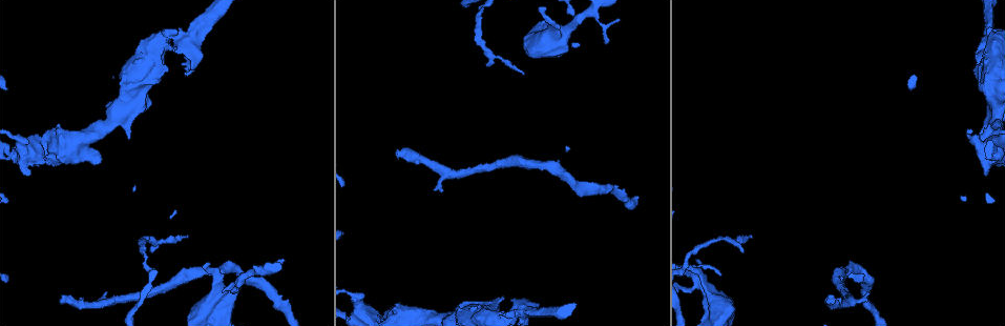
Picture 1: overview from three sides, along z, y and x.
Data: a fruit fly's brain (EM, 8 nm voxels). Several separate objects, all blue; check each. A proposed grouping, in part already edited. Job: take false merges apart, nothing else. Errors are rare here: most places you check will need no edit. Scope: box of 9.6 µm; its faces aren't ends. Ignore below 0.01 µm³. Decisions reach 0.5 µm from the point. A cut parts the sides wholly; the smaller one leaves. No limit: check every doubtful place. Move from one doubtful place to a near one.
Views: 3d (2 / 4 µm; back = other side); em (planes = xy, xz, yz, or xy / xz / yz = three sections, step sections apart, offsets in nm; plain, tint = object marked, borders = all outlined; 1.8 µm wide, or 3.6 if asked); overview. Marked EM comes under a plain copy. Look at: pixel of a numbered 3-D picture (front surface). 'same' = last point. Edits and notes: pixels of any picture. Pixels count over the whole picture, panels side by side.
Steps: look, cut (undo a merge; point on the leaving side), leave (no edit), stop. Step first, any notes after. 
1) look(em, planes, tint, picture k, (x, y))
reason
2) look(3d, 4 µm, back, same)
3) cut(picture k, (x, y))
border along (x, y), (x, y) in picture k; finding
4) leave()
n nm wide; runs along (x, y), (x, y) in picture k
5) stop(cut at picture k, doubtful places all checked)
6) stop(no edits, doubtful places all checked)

look(em, planes, tint, picture 1, (187, 38))
arms part here

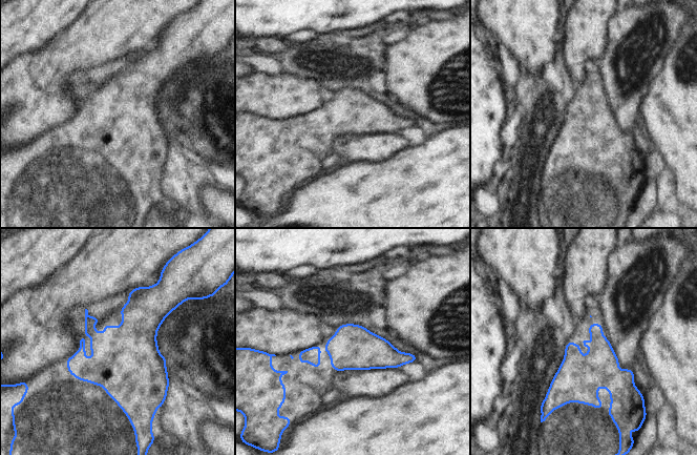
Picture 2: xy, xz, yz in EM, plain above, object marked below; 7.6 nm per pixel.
leave()
all the same neuron

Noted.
look(3d, 4 µm, picture 1, (980, 148))
thin arm on a thick one

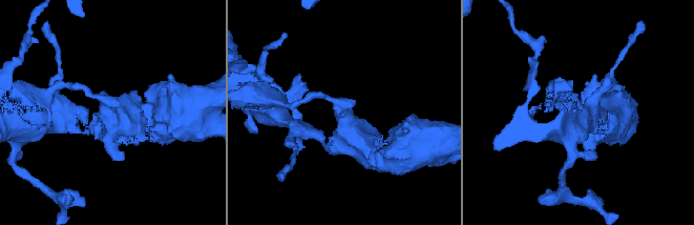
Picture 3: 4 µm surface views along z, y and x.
look(em, planes, borders, picture 3, (346, 123))
need the tissue

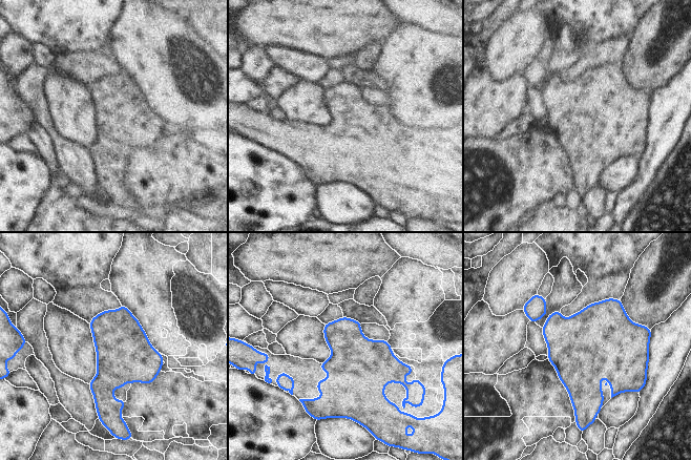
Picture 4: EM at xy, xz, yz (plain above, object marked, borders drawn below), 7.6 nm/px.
leave()
continuous, no second neuron

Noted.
look(3d, 2 µm, picture 1, (689, 271))
thick turns thin

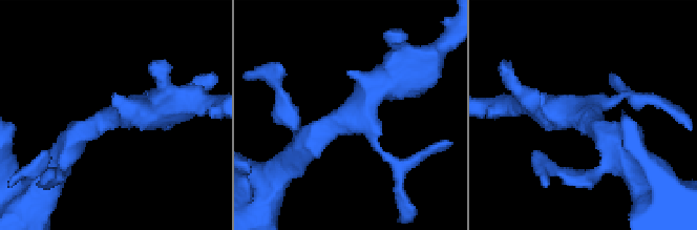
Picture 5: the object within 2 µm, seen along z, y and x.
look(em, yz, step 4, tint, picture 5, (347, 119))

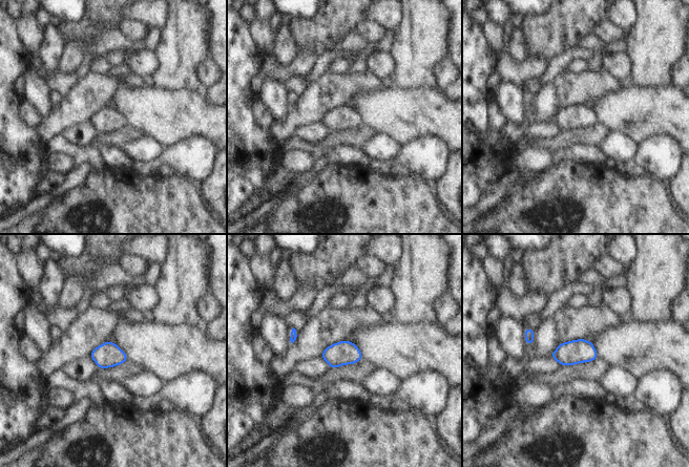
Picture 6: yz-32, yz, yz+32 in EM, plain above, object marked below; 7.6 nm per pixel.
look(em, planes, tint, same)
cut it another way

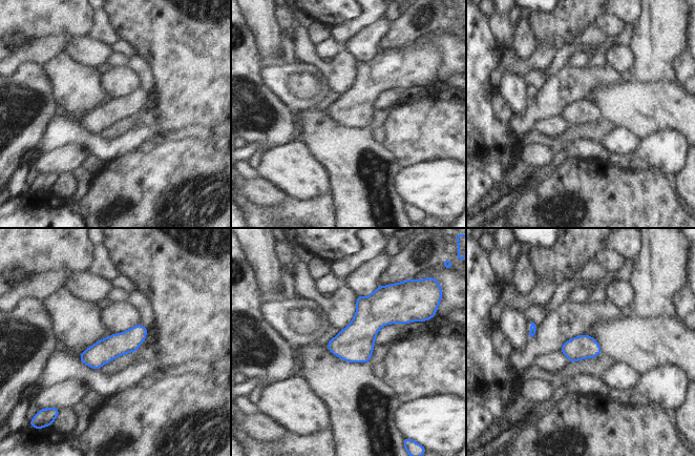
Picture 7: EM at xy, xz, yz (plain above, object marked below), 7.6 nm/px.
leave()
runs along (144, 331), (128, 342), (83, 359) in picture 7; continuous, no second neuron

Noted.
stop(no edits, doubtful places all checked)

